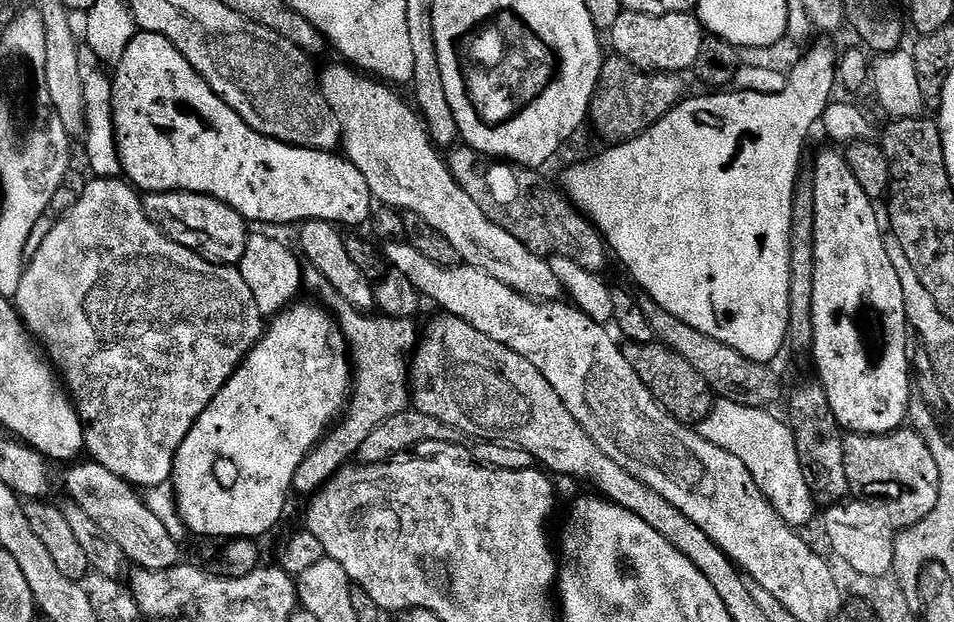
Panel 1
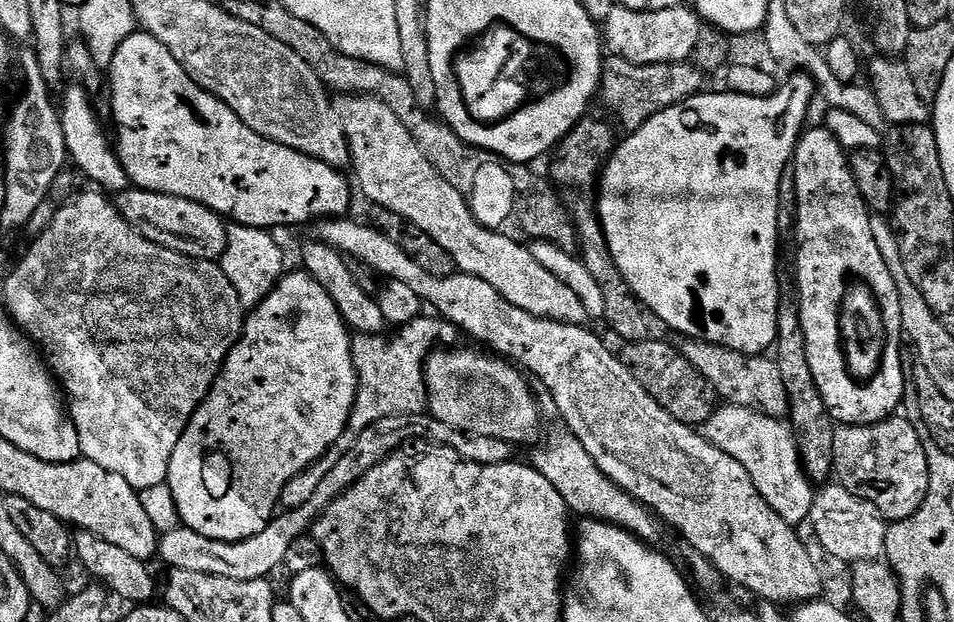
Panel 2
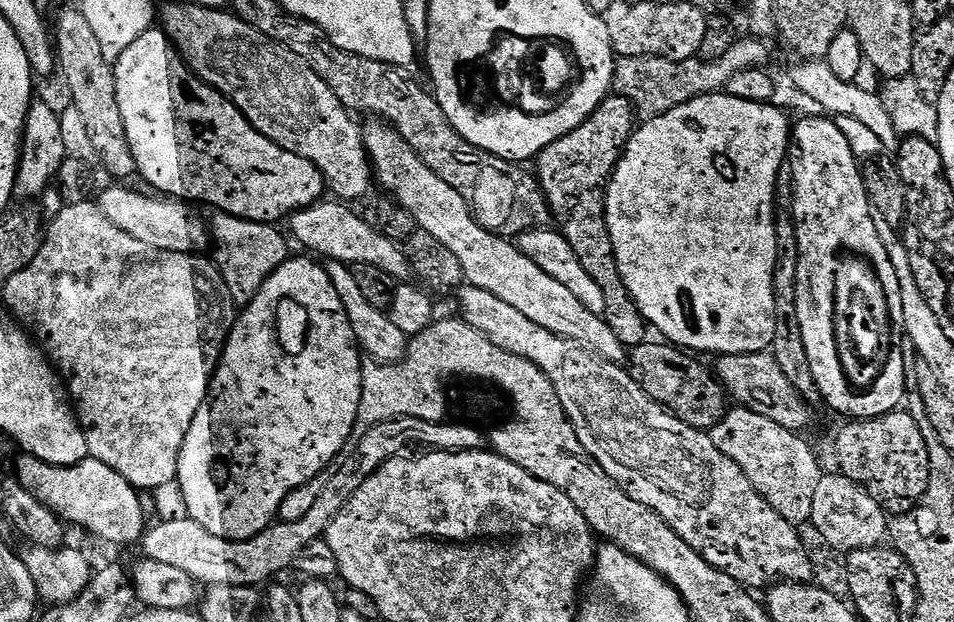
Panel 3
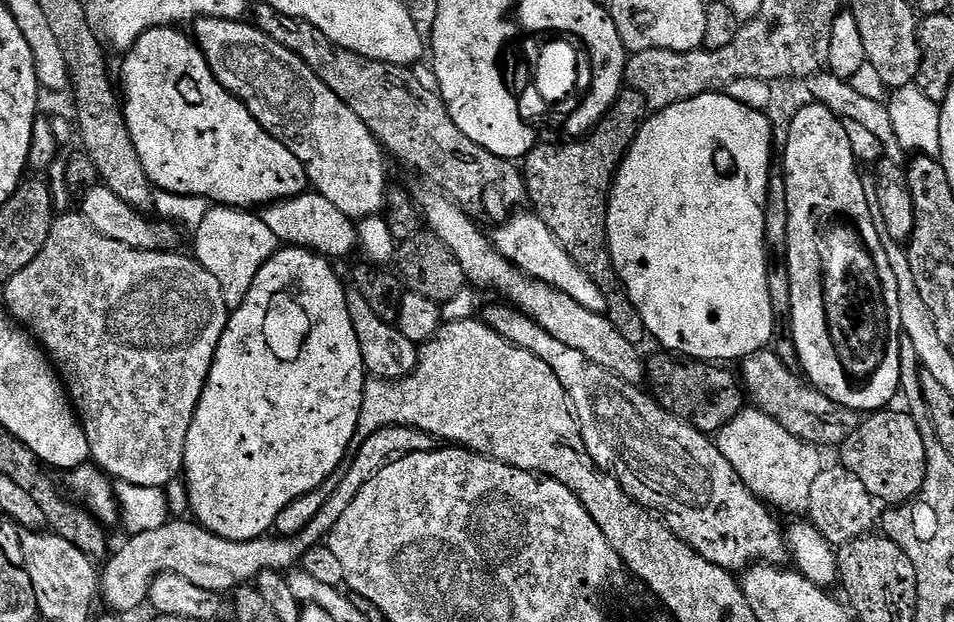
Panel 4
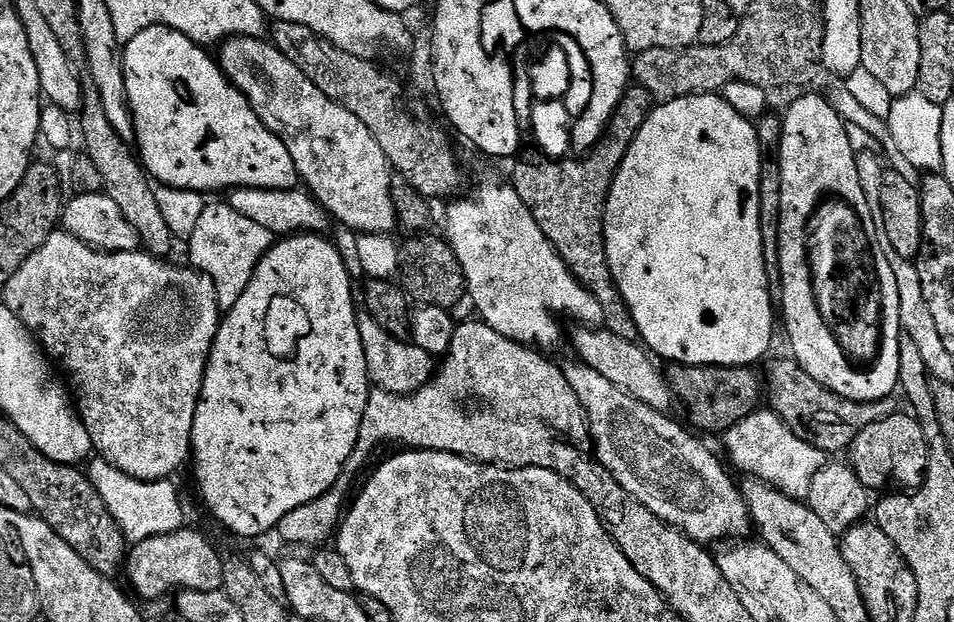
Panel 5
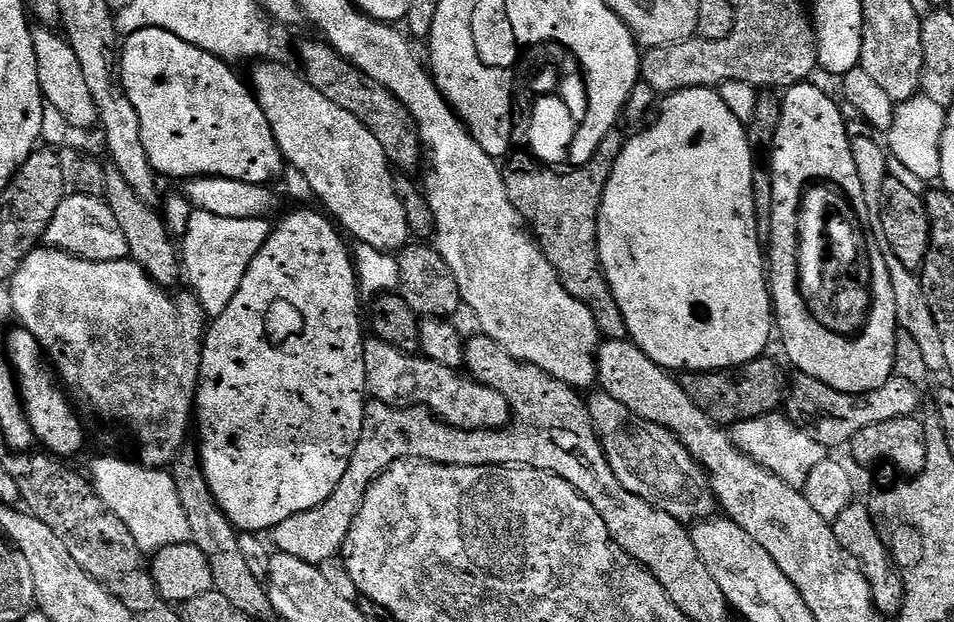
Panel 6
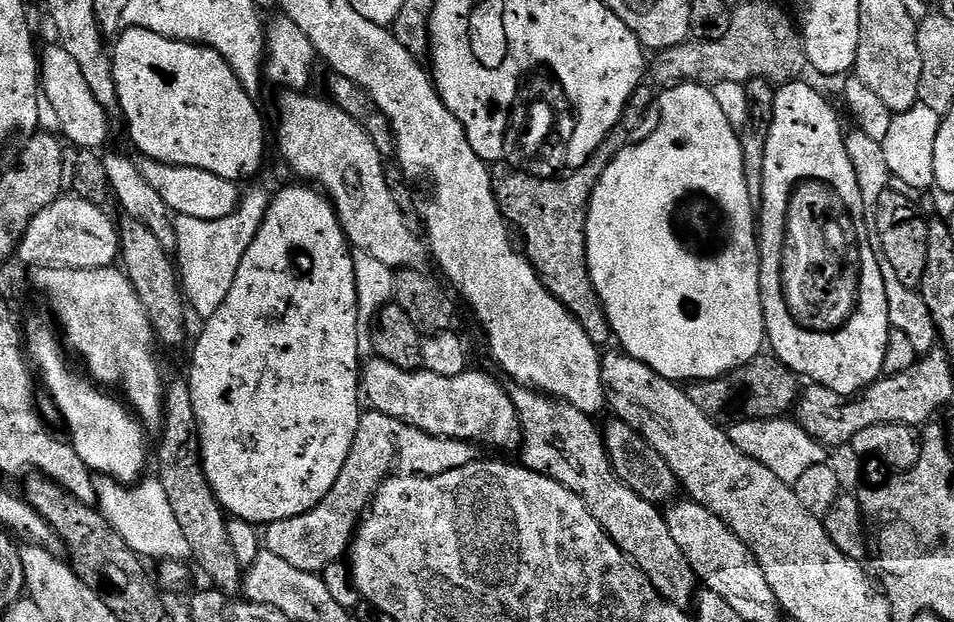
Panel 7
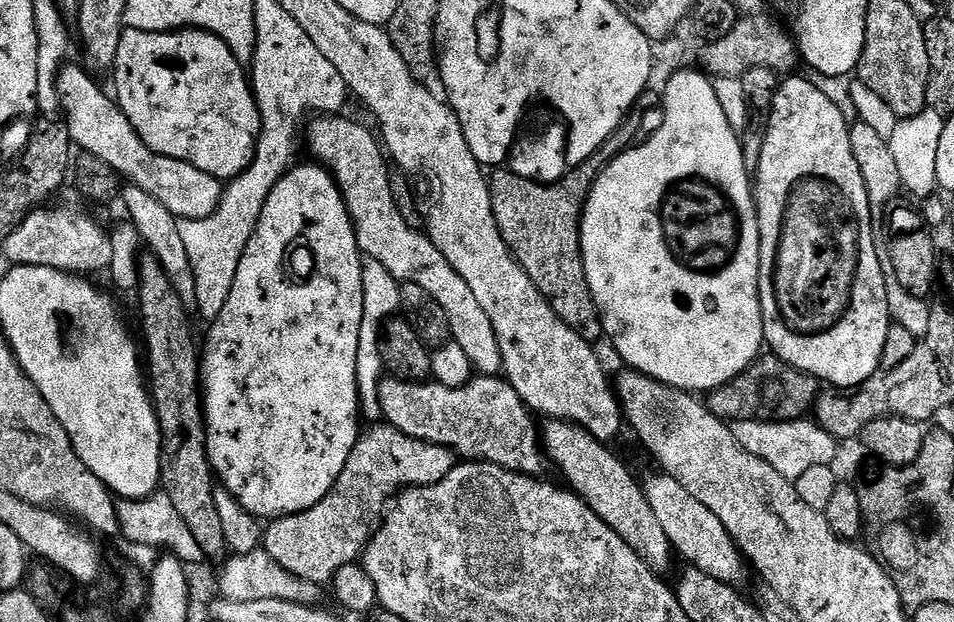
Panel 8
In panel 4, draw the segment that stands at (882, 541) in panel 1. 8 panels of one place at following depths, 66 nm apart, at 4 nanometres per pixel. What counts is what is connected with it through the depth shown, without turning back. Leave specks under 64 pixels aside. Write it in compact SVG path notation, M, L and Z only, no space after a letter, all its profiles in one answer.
M834 464L834 467L825 467L821 469L818 478L814 480L814 485L810 490L810 506L808 507L809 521L822 534L827 541L831 542L833 547L839 548L842 545L858 539L864 535L869 535L875 528L874 522L878 520L878 512L876 516L876 502L872 495L866 490L860 479L855 478L854 474L850 474L843 465Z

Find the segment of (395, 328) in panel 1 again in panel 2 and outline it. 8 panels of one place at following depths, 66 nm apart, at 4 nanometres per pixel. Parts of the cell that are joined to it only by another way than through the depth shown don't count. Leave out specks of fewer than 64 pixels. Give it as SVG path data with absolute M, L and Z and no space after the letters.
M422 314L414 322L403 325L397 336L387 340L387 335L357 335L352 342L352 357L356 363L356 373L360 375L360 389L356 391L356 406L348 423L348 431L338 438L338 442L316 464L305 472L299 472L284 488L280 496L280 504L285 509L301 508L318 490L318 486L330 474L330 470L343 458L357 436L362 434L374 422L382 422L382 418L395 416L418 416L428 407L428 386L424 380L424 368L428 363L428 355L437 345L452 346L457 343L458 329L443 319L431 320L428 314Z

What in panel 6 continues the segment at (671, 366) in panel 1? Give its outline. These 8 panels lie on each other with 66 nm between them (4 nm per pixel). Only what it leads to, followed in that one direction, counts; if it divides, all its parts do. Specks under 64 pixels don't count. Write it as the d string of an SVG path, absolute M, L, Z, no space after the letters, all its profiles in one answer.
M761 358L740 365L740 376L734 378L734 386L728 378L727 370L690 372L683 377L682 385L686 394L693 399L694 406L698 406L698 410L702 410L702 414L709 416L718 426L731 426L759 416L771 416L785 407L790 376L778 364L768 359Z

